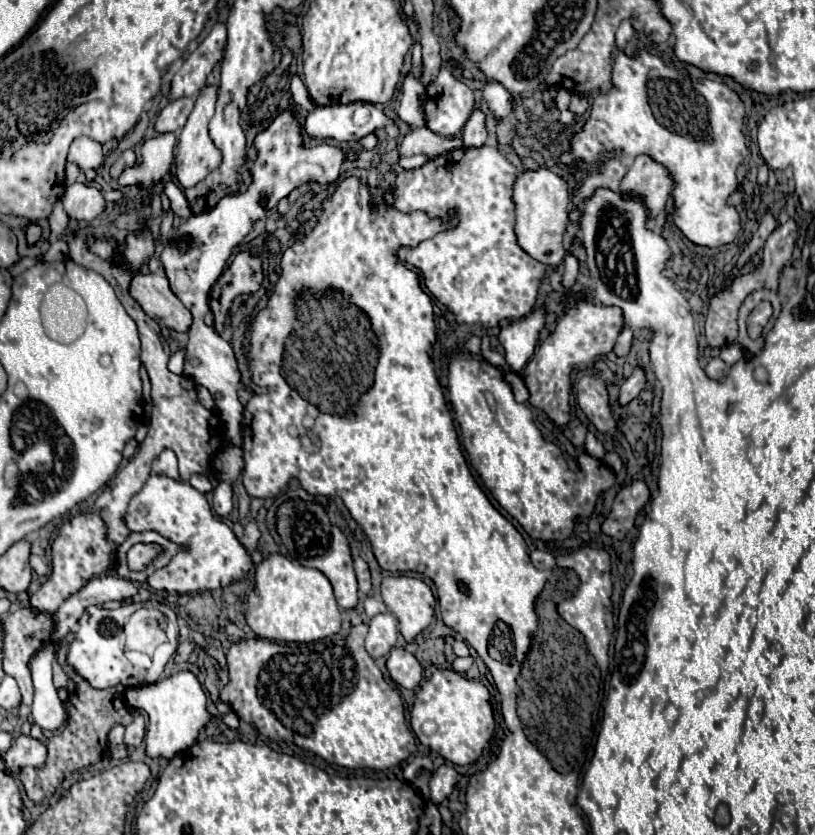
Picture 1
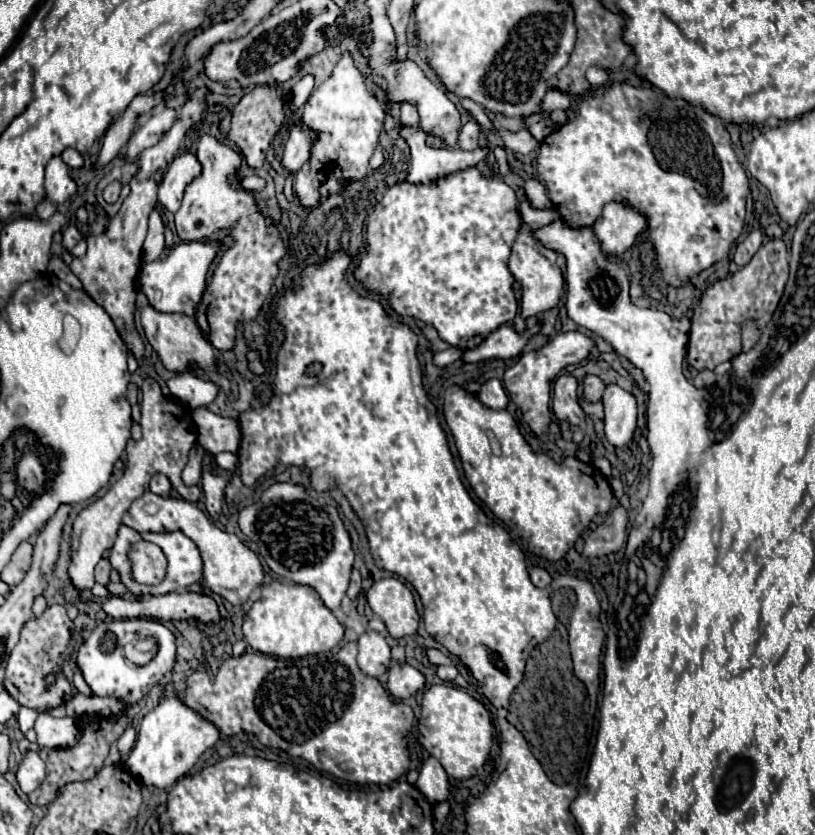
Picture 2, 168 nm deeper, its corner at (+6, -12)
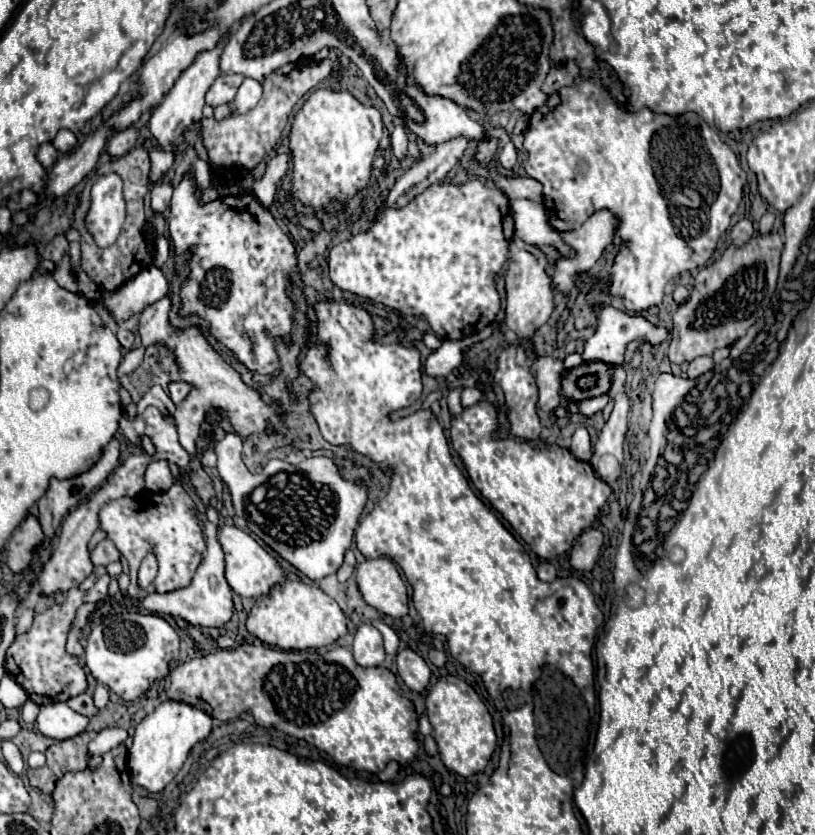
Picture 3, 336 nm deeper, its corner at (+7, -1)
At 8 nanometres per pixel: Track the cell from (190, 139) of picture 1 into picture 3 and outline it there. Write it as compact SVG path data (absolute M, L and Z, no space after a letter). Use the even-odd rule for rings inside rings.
M168 182L154 184L152 190L150 190L150 208L152 208L152 212L154 214L166 212L166 208L170 204L170 198L172 198L172 186Z

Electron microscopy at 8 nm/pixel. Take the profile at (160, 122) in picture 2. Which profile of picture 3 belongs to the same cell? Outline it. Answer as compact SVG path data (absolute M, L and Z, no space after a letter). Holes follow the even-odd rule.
M126 128L122 132L116 132L114 136L108 138L108 142L104 146L104 152L114 156L114 158L120 158L120 156L124 156L134 146L136 136L138 136L136 128Z

